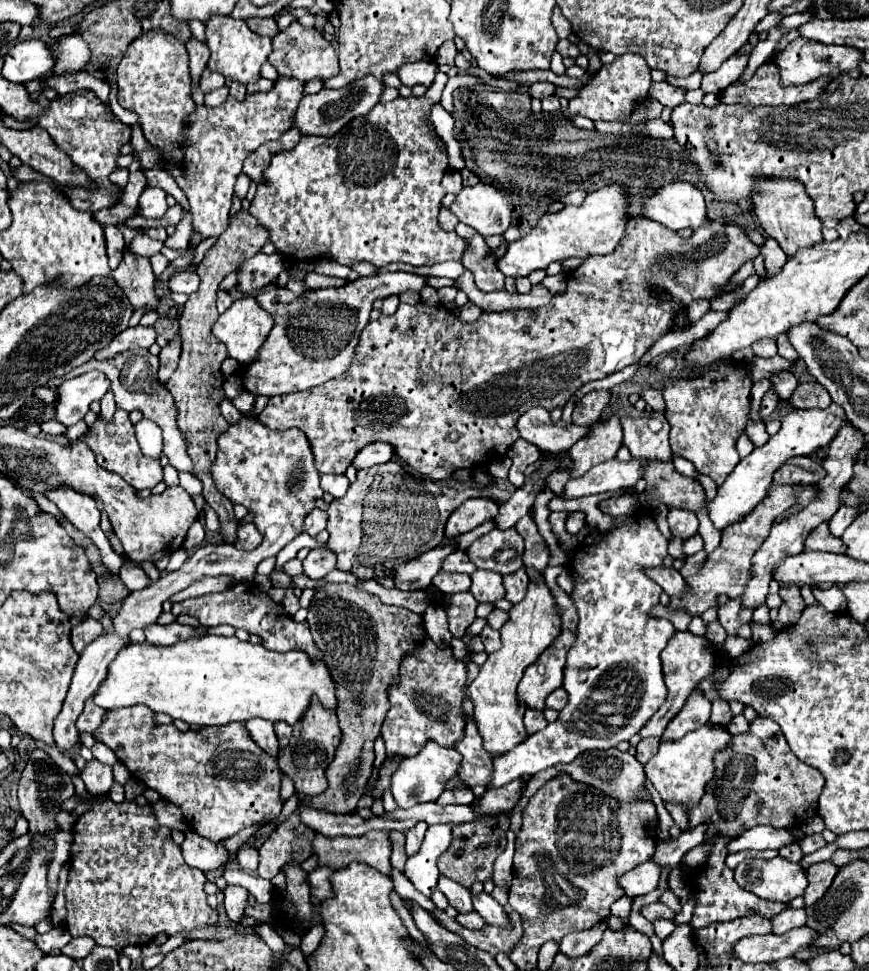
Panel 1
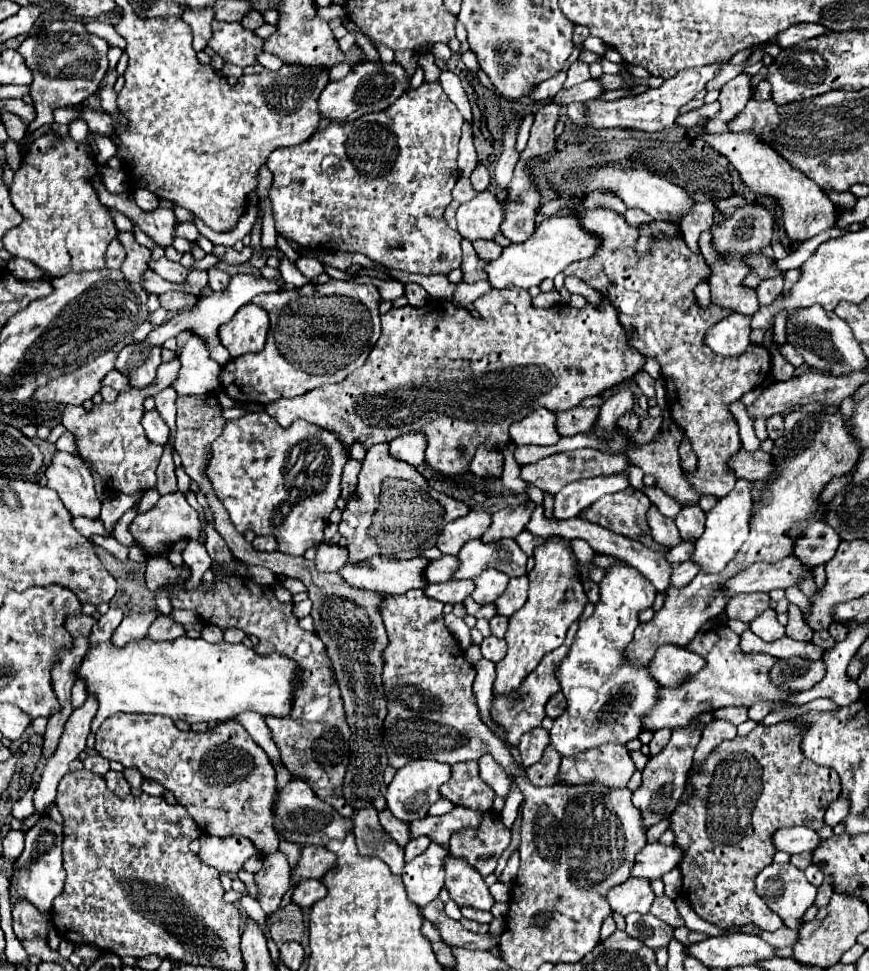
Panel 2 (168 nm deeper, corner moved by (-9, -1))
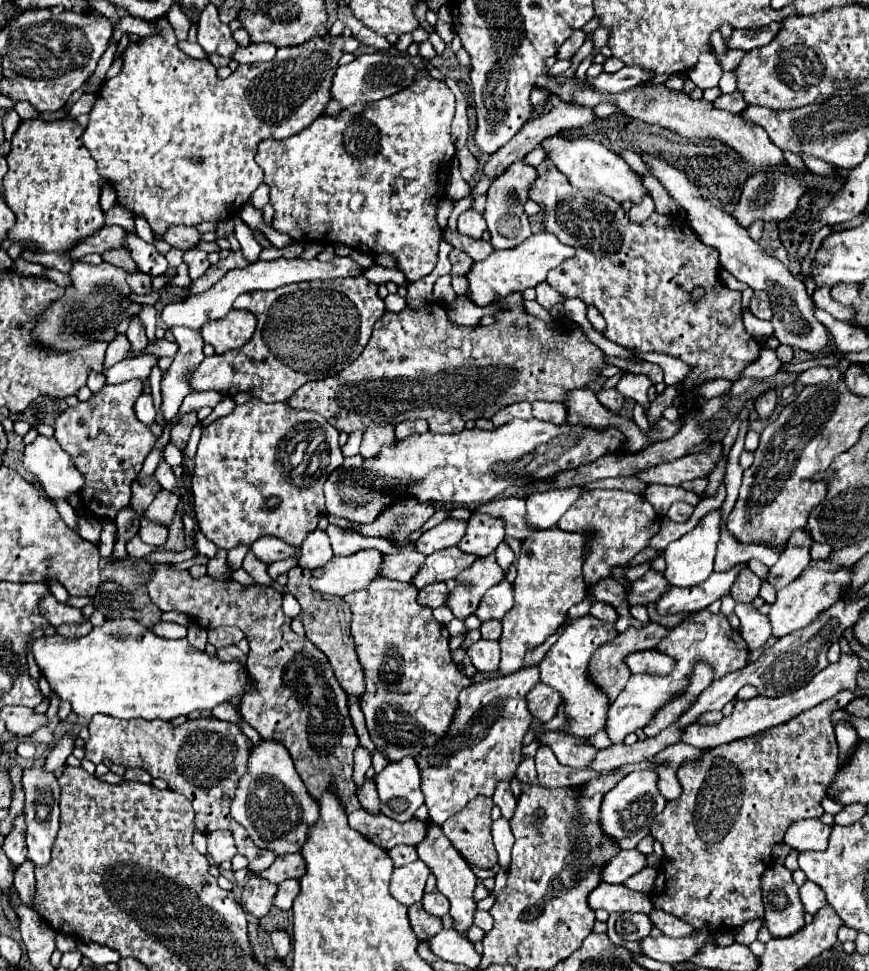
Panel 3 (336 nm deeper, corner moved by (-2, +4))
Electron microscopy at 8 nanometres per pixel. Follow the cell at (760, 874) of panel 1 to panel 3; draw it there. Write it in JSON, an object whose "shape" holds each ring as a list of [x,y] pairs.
{"shape":[[[771,865],[763,873],[761,891],[765,903],[765,927],[773,937],[789,937],[805,925],[799,887],[785,865]]]}

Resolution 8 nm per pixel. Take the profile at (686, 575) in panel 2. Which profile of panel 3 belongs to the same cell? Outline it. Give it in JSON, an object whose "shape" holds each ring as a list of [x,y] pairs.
{"shape":[[[647,571],[639,581],[633,583],[629,595],[631,605],[647,605],[651,601],[659,601],[659,597],[669,589],[669,581],[665,579],[663,571]]]}

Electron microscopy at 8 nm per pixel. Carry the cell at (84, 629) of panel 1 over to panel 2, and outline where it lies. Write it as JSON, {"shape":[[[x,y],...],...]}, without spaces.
{"shape":[[[80,614],[80,616],[70,616],[70,618],[66,618],[66,630],[70,632],[70,636],[90,636],[90,630],[92,630],[92,626],[96,624],[96,618],[92,618],[92,616],[84,616],[84,614]]]}

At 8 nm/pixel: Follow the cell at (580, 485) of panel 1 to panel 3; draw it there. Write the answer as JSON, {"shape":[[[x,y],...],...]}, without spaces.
{"shape":[[[583,487],[551,489],[545,493],[533,493],[527,497],[527,523],[537,529],[555,527],[561,515],[583,495]]]}

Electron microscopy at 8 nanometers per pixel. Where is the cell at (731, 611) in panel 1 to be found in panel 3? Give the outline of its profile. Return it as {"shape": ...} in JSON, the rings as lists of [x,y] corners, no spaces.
{"shape":[[[745,569],[739,575],[739,581],[735,581],[735,589],[731,589],[731,597],[735,603],[753,603],[753,599],[759,595],[759,587],[761,587],[761,579],[749,569]]]}

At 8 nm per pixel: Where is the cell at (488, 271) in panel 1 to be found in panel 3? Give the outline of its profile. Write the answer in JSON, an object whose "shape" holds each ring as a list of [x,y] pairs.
{"shape":[[[453,249],[449,253],[449,261],[453,265],[451,275],[467,275],[471,271],[471,265],[473,265],[473,259],[469,255],[465,255],[463,251],[459,251],[459,249]]]}

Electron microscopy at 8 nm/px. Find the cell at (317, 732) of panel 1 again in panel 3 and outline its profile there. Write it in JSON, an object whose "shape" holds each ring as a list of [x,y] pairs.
{"shape":[[[171,563],[153,565],[147,591],[161,611],[187,613],[191,623],[205,629],[231,625],[245,633],[251,647],[247,669],[253,685],[241,699],[239,709],[243,719],[265,741],[277,741],[287,747],[295,769],[313,799],[319,799],[327,789],[335,789],[349,825],[383,849],[391,849],[399,843],[419,845],[425,839],[429,821],[411,819],[399,823],[385,815],[371,815],[361,807],[351,779],[353,751],[359,745],[359,739],[349,717],[347,695],[337,683],[325,653],[311,645],[307,637],[293,633],[291,619],[285,617],[281,609],[283,595],[279,591],[263,585],[241,585],[235,579],[219,581],[209,575],[191,577],[187,569],[173,569]]]}

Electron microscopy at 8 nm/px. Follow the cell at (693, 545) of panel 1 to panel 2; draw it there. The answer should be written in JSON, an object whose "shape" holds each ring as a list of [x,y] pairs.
{"shape":[[[680,542],[680,544],[676,544],[674,548],[670,548],[670,552],[666,554],[666,560],[670,562],[670,564],[680,564],[680,562],[686,562],[686,560],[690,560],[690,554],[692,554],[692,546],[690,546],[690,542]]]}

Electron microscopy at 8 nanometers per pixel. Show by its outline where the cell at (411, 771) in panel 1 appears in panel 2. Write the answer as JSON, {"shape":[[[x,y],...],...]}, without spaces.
{"shape":[[[414,760],[408,762],[406,766],[402,766],[402,770],[396,770],[394,780],[390,782],[388,790],[386,790],[386,806],[390,808],[390,812],[402,820],[402,822],[414,822],[426,816],[428,806],[434,804],[440,798],[438,788],[448,782],[450,778],[450,766],[448,764],[440,764],[434,760]]]}

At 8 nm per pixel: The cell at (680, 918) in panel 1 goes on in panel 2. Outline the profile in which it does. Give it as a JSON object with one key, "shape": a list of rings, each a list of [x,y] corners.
{"shape":[[[628,914],[626,916],[626,934],[638,938],[648,948],[656,950],[660,946],[668,946],[672,940],[672,926],[666,926],[652,914]]]}

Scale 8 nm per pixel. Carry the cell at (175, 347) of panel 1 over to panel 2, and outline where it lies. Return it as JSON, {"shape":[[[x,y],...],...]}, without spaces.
{"shape":[[[174,358],[172,362],[160,364],[154,382],[146,390],[130,388],[126,392],[120,392],[112,404],[100,402],[100,404],[94,404],[92,410],[84,410],[84,406],[66,406],[62,424],[68,432],[74,434],[76,450],[80,458],[92,464],[94,472],[100,476],[100,480],[104,482],[108,490],[132,494],[132,492],[148,490],[156,486],[156,468],[162,456],[162,446],[150,442],[144,434],[144,428],[140,424],[144,414],[142,404],[148,396],[154,396],[160,390],[168,388],[176,376],[178,376],[178,358]]]}

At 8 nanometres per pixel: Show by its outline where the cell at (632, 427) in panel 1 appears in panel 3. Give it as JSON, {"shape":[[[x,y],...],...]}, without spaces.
{"shape":[[[607,389],[607,391],[599,391],[597,399],[601,401],[601,405],[605,405],[609,411],[619,413],[621,411],[621,395],[615,393],[615,389]]]}

